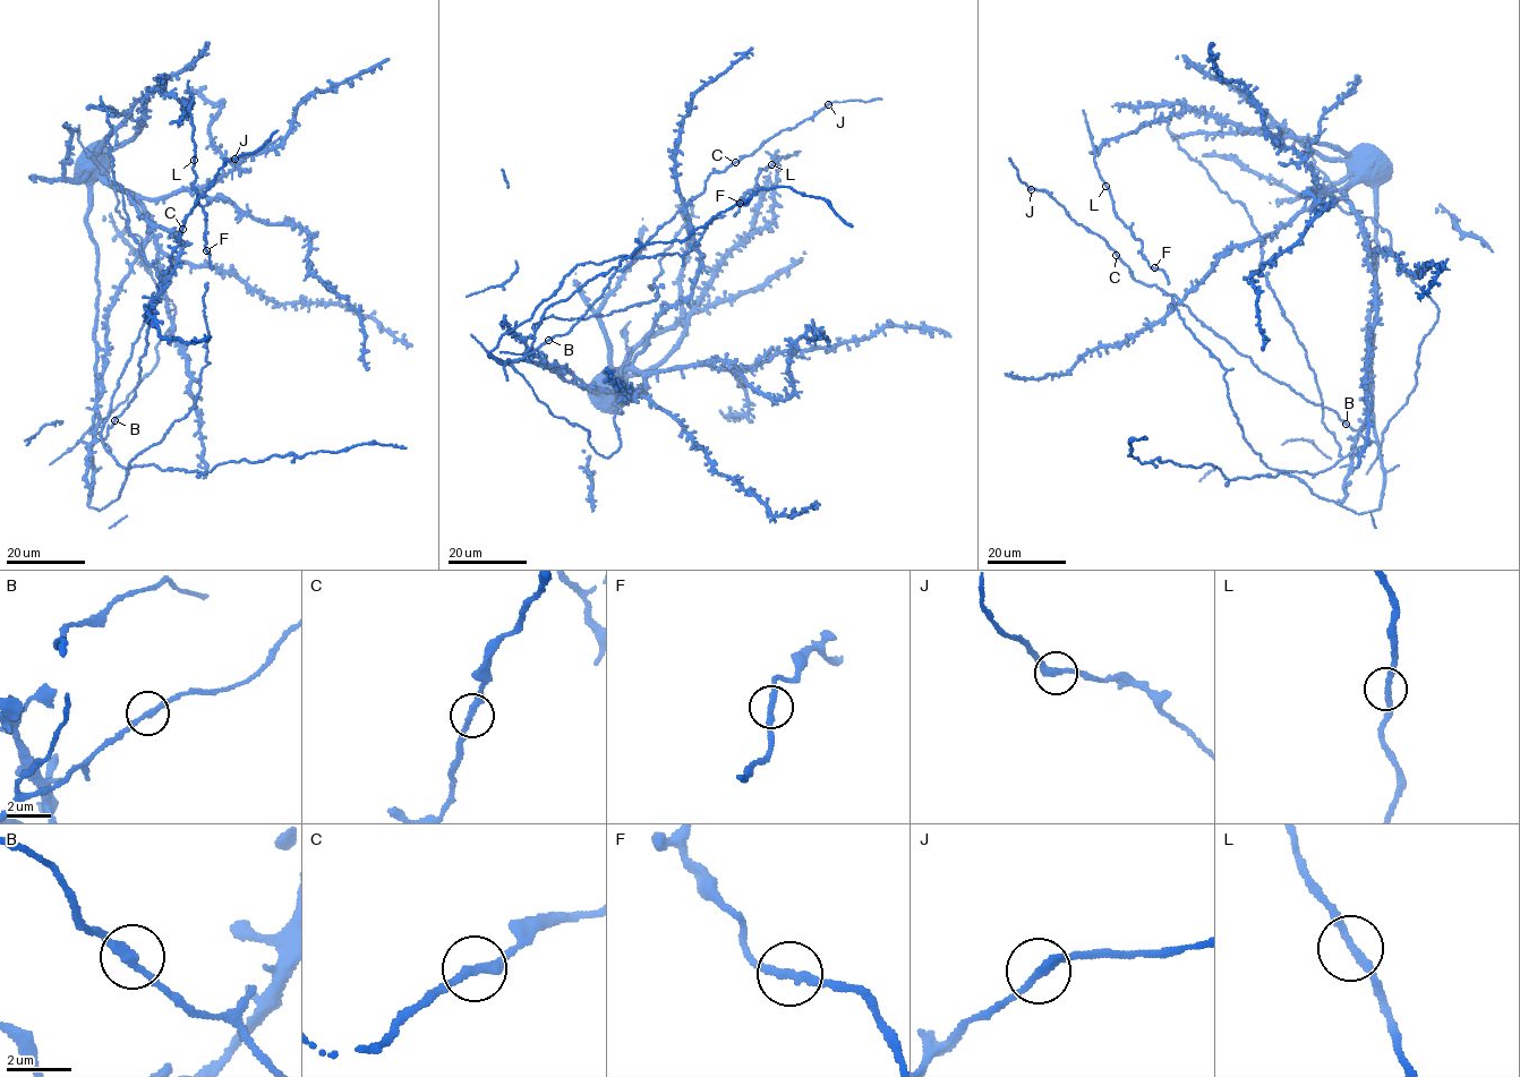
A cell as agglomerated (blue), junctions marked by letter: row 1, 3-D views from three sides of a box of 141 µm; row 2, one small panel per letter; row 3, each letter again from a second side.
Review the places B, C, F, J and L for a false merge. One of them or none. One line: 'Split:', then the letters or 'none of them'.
Split: none of them

